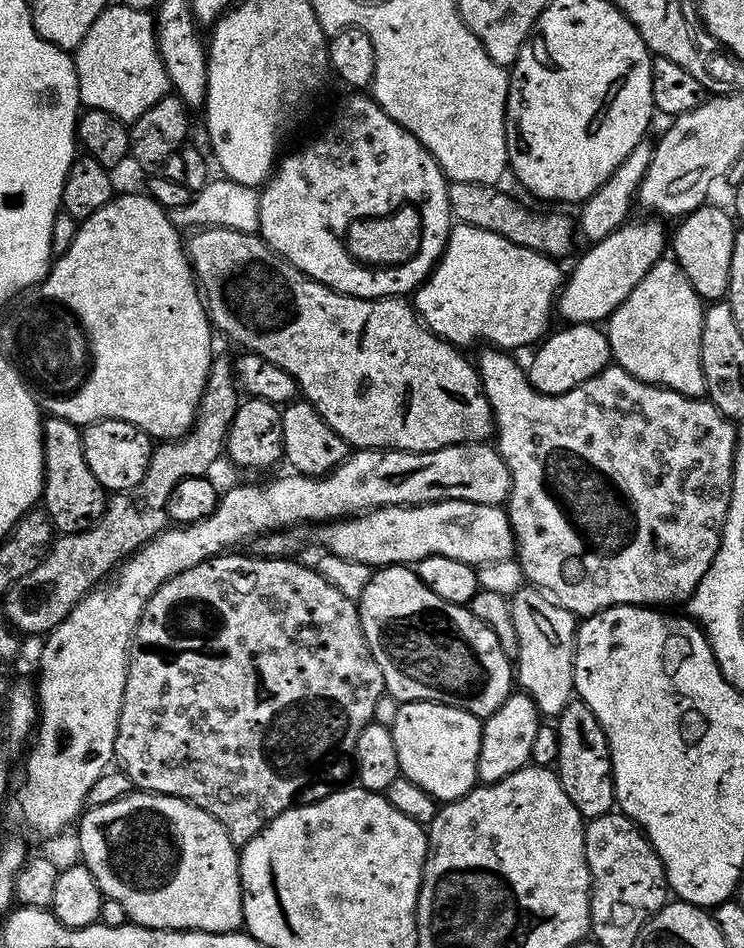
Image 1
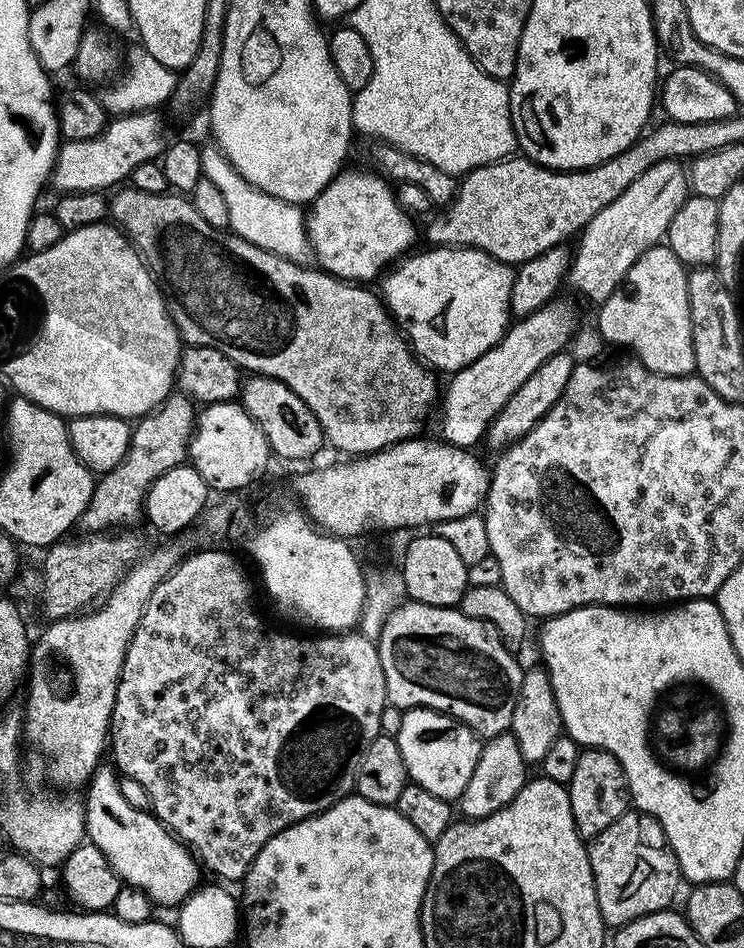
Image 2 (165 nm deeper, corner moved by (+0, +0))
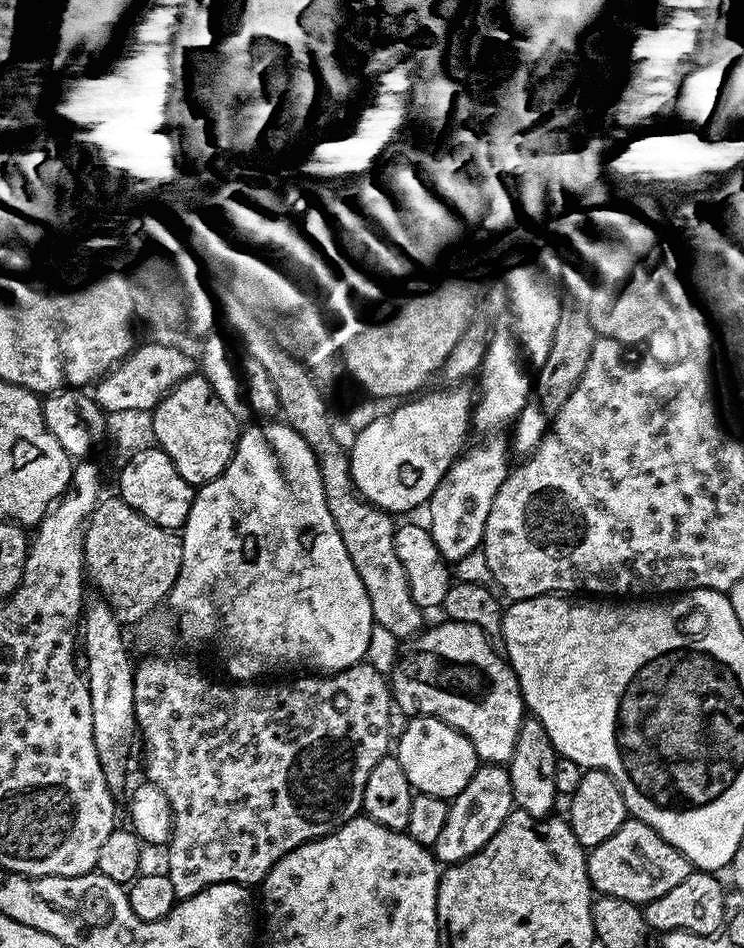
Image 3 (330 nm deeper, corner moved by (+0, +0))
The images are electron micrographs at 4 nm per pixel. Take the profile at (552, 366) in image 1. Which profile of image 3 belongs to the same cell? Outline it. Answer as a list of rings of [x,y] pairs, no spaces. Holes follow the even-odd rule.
[[[488,438],[485,444],[465,451],[444,475],[442,482],[434,490],[426,505],[428,520],[426,527],[434,538],[434,546],[449,562],[464,560],[472,551],[479,549],[484,543],[486,518],[490,518],[490,506],[494,506],[494,498],[508,477],[510,463],[510,444],[504,438]]]

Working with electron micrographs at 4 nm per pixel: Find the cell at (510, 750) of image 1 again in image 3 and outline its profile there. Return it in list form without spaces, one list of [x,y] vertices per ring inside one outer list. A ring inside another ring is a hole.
[[[481,763],[466,786],[449,803],[446,826],[434,845],[434,855],[441,865],[457,864],[470,858],[498,834],[502,822],[514,811],[512,787],[507,767]]]

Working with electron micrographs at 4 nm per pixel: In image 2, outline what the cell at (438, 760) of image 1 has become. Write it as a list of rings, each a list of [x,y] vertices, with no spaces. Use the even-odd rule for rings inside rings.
[[[409,708],[402,718],[402,730],[398,730],[395,738],[411,783],[430,790],[430,794],[438,794],[438,798],[459,801],[462,790],[466,790],[466,782],[470,782],[470,774],[474,774],[474,766],[478,766],[481,737],[445,712]]]

